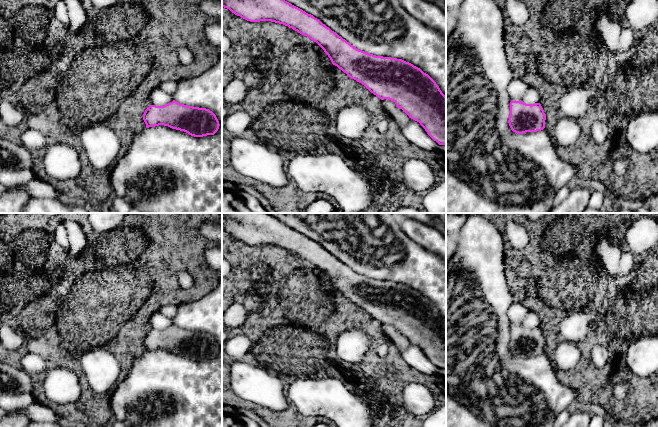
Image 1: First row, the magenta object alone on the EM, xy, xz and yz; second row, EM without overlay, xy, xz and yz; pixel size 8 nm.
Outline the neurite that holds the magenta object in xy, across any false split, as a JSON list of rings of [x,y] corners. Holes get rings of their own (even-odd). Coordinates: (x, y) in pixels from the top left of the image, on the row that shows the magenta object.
[[[175,100],[164,106],[150,105],[143,120],[146,128],[164,125],[194,137],[214,135],[220,126],[216,115],[209,109],[180,104]]]

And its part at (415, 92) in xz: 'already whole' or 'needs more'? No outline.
already whole

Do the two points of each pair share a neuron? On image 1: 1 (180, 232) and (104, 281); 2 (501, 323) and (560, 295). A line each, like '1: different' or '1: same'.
1: same
2: different

